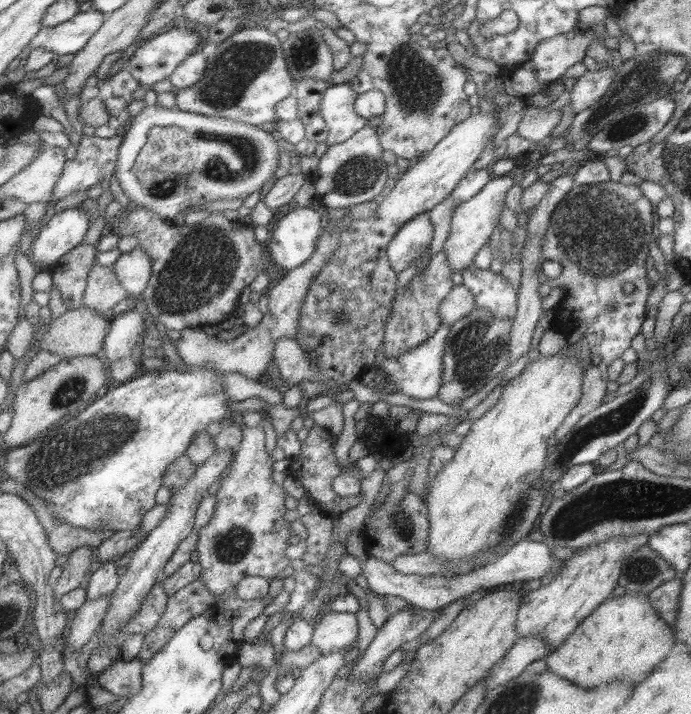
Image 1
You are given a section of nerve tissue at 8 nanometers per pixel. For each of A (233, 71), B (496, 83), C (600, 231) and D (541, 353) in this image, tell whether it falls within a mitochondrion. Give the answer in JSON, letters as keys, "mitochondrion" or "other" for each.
{"A":"mitochondrion","B":"other","C":"mitochondrion","D":"other"}

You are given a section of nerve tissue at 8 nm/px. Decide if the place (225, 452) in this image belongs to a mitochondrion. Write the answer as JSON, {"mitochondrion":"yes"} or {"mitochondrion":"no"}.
{"mitochondrion":"no"}

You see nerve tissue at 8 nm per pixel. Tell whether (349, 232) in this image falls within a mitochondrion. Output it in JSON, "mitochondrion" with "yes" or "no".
{"mitochondrion":"no"}

